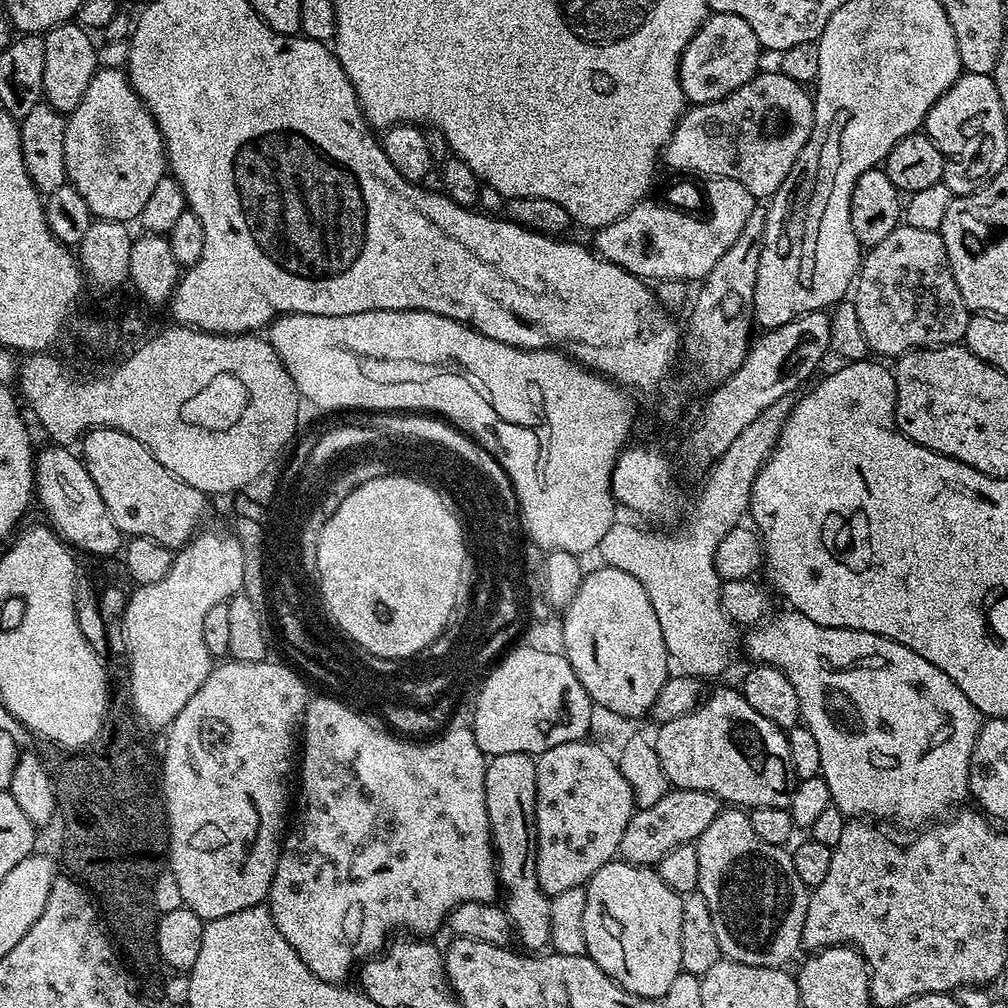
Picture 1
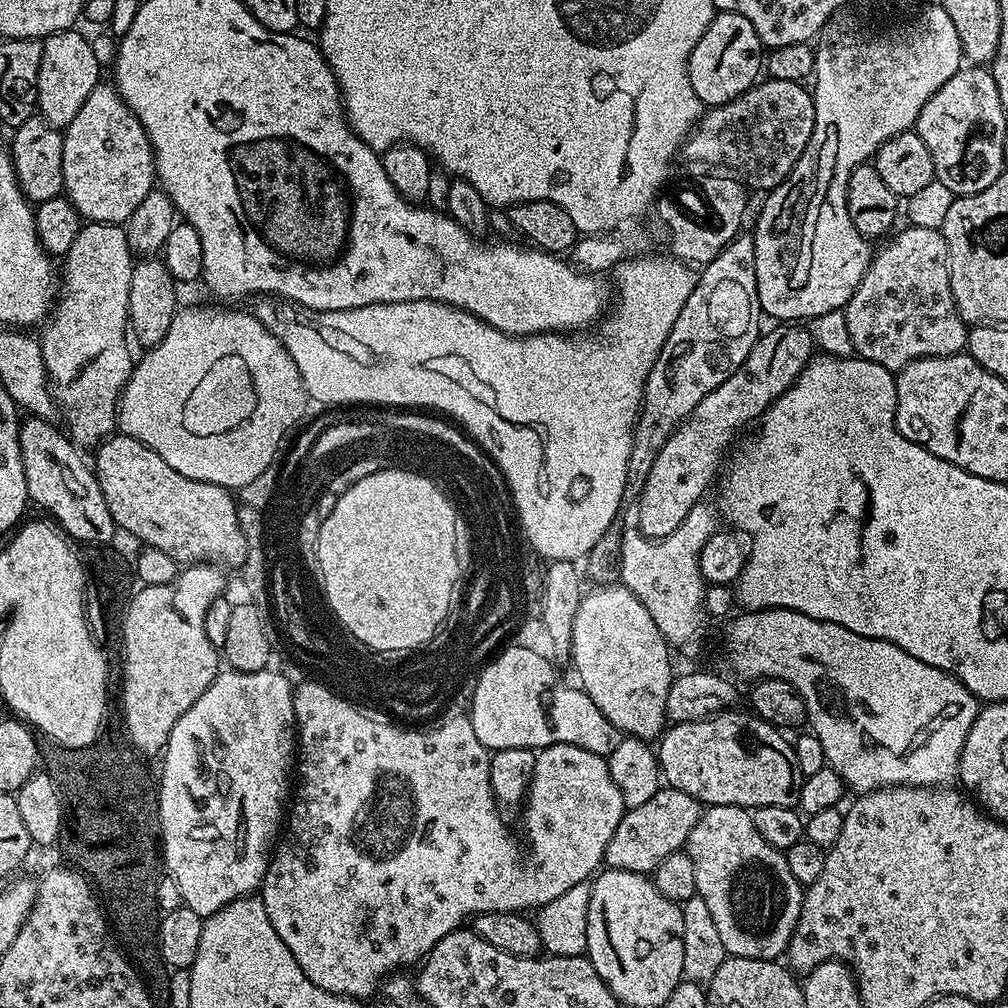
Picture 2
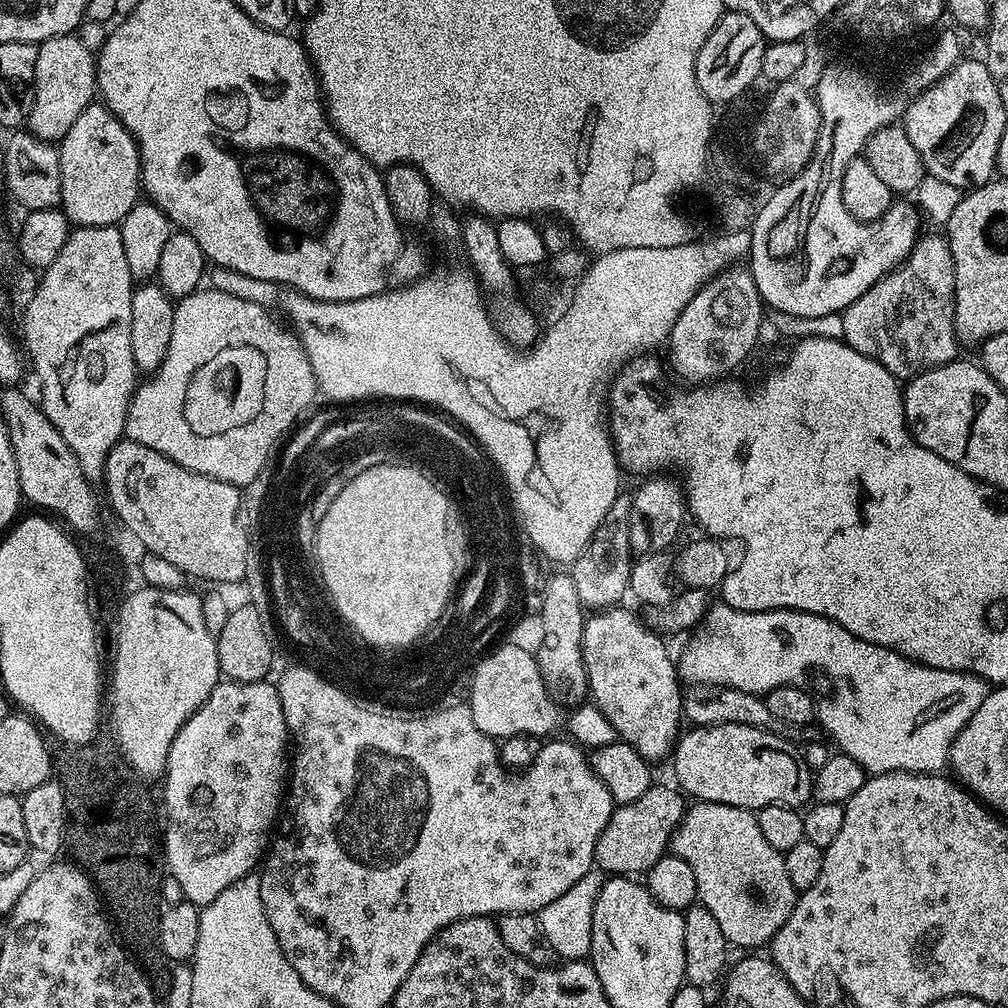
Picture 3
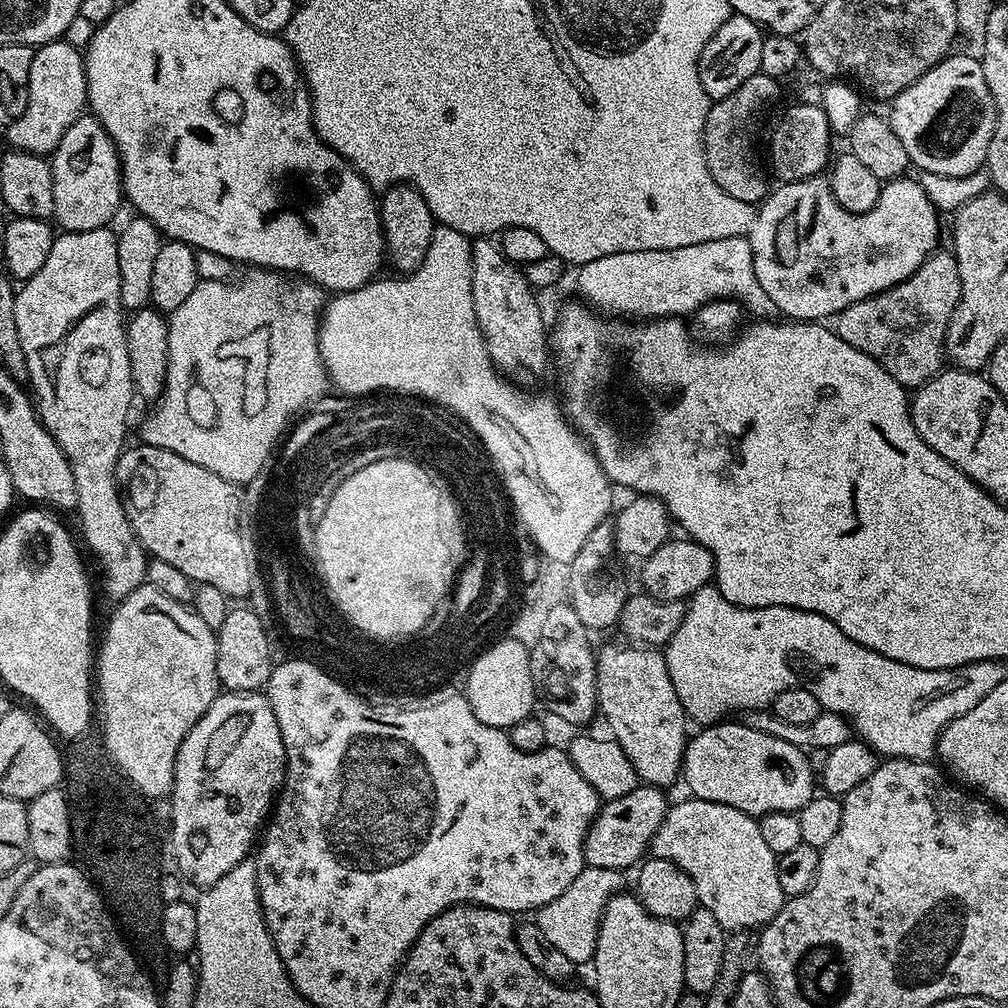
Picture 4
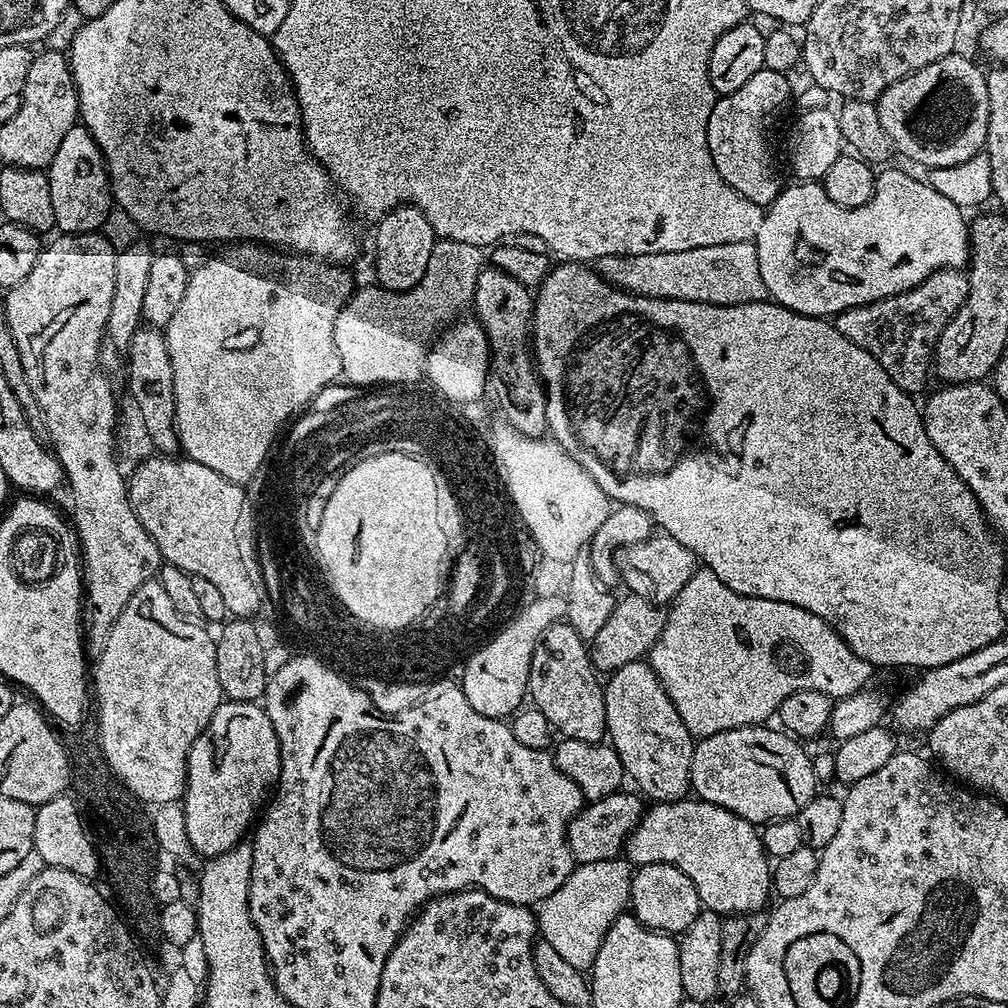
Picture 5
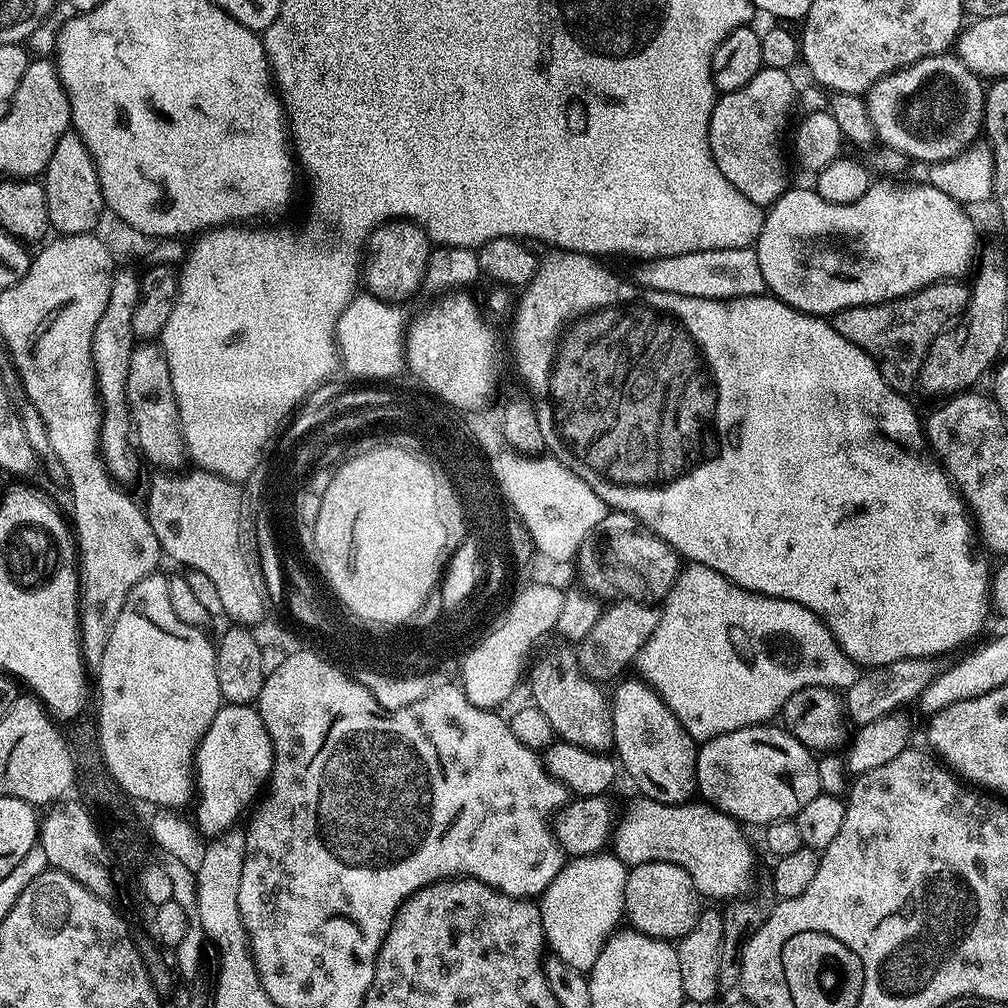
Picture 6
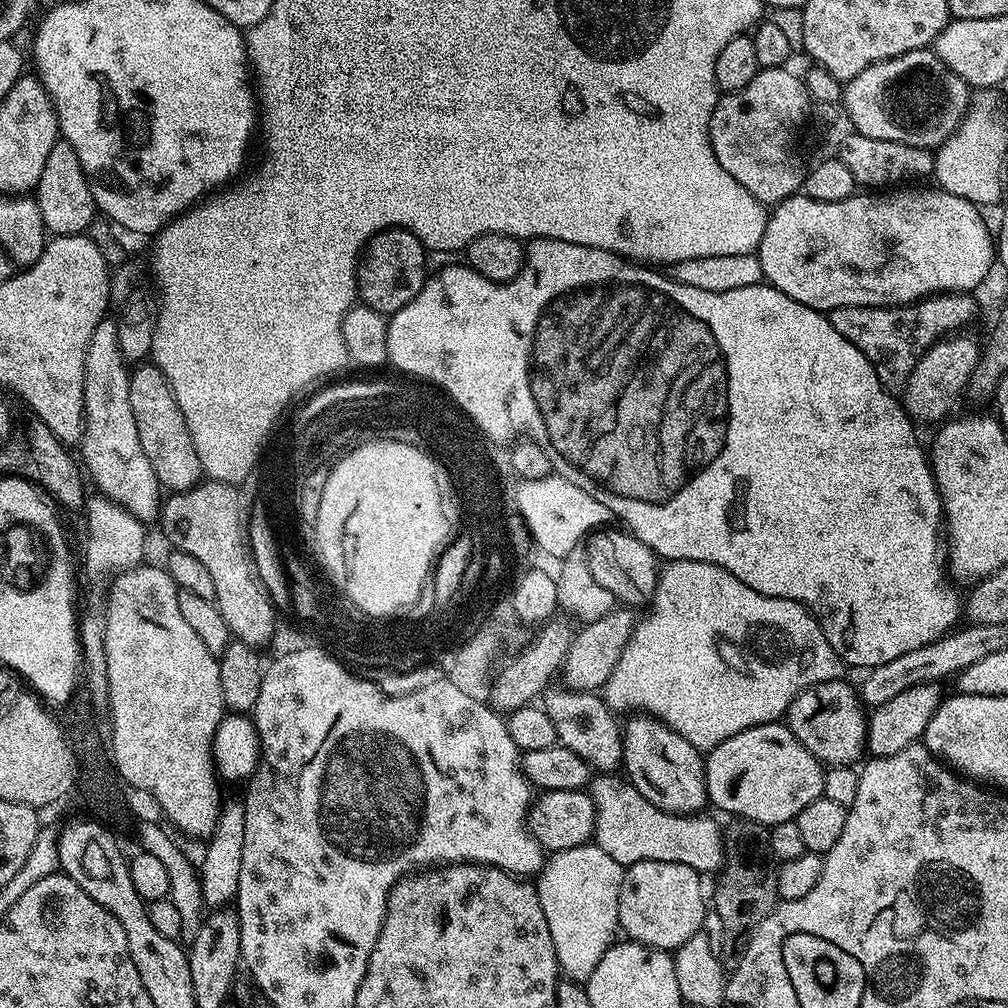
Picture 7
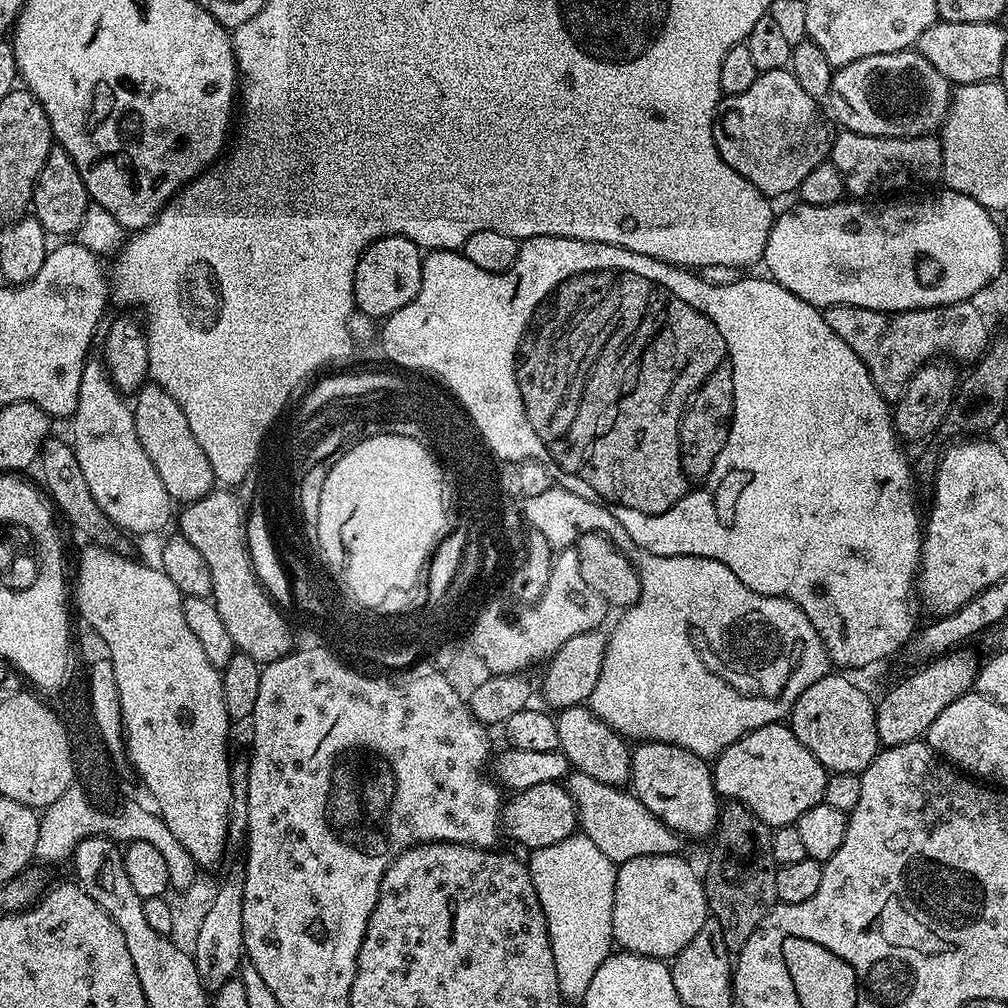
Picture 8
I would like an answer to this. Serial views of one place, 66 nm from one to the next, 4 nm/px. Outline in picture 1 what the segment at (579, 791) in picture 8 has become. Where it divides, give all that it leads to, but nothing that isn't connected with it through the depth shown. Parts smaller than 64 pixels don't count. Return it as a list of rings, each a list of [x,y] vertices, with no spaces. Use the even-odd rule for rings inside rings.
[[[736,806],[721,810],[718,818],[714,818],[714,822],[702,830],[694,843],[698,850],[698,890],[710,905],[710,914],[714,914],[714,934],[718,934],[721,953],[727,959],[742,962],[746,966],[788,966],[792,955],[802,948],[800,939],[810,895],[802,878],[798,878],[798,870],[794,870],[791,851],[758,838],[754,826],[750,826],[748,812]]]

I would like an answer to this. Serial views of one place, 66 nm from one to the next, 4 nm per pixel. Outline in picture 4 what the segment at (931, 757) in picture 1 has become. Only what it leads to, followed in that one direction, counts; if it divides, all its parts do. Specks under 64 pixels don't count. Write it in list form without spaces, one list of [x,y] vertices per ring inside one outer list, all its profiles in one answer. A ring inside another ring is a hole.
[[[705,586],[693,593],[687,601],[684,609],[684,617],[678,626],[678,630],[671,638],[668,639],[666,647],[663,649],[664,661],[670,674],[670,682],[674,686],[674,694],[678,694],[678,702],[682,702],[684,714],[689,721],[695,722],[700,726],[711,726],[717,722],[723,721],[727,712],[737,712],[743,714],[753,710],[764,710],[771,705],[772,701],[791,688],[801,688],[814,698],[818,698],[821,709],[825,712],[836,712],[838,715],[847,718],[854,725],[854,732],[859,739],[863,740],[873,752],[884,758],[899,758],[902,760],[928,760],[935,753],[936,738],[940,731],[943,730],[954,718],[966,714],[966,710],[974,710],[994,686],[998,686],[1006,679],[1004,672],[1005,665],[999,660],[983,660],[973,664],[964,664],[960,668],[943,668],[942,670],[922,670],[902,662],[894,662],[882,654],[872,651],[872,649],[846,638],[842,630],[830,618],[822,618],[822,614],[814,614],[806,610],[797,608],[787,608],[786,606],[766,606],[765,608],[743,608],[736,606],[734,602],[728,602],[724,595],[721,594],[719,587]]]

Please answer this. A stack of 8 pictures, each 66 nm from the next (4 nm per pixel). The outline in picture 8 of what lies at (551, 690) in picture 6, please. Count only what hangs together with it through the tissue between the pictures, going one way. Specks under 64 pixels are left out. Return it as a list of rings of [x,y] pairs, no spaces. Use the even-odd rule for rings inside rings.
[[[579,704],[555,713],[559,751],[566,754],[569,765],[582,774],[590,774],[606,786],[624,788],[632,779],[632,748],[629,741],[600,720],[591,707]]]

